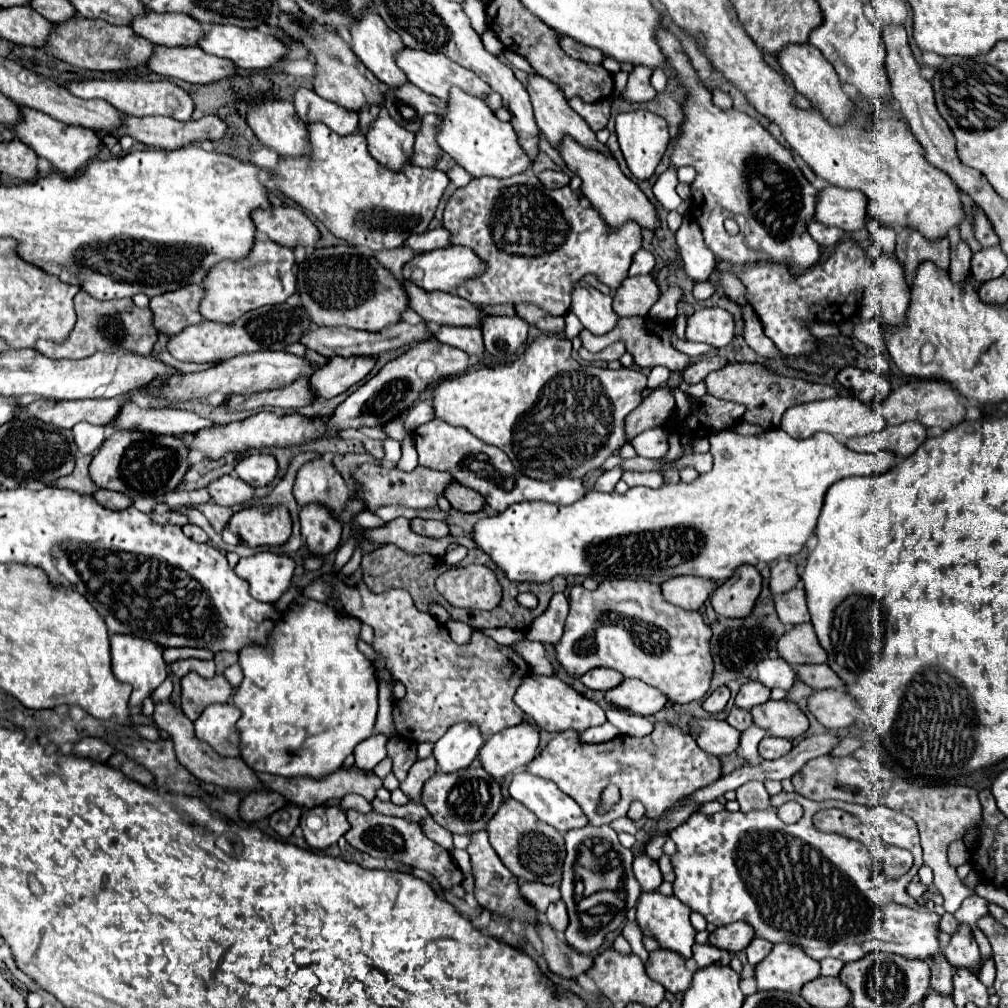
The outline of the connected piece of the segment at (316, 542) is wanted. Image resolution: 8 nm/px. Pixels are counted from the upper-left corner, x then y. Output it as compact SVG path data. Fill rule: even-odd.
M307 504L299 512L301 534L315 556L327 556L341 540L341 522L331 514L327 506Z

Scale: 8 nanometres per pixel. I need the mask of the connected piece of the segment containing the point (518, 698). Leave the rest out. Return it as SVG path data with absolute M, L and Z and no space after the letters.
M527 674L523 678L523 682L519 684L517 692L515 692L515 704L543 730L547 732L563 732L567 728L575 728L579 732L593 728L593 726L601 726L607 722L605 710L581 696L577 690L573 690L571 686L567 686L565 682L561 682L557 676L537 676L537 674Z

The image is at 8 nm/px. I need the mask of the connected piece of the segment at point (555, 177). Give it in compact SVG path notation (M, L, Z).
M545 170L539 174L539 180L547 188L563 188L569 185L571 178L561 171Z

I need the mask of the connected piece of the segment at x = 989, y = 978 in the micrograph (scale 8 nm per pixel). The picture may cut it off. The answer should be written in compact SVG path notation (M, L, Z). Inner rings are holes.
M991 958L981 966L981 976L979 976L979 980L981 980L987 988L993 986L993 980L995 980L995 966L993 966L993 960L991 960Z

